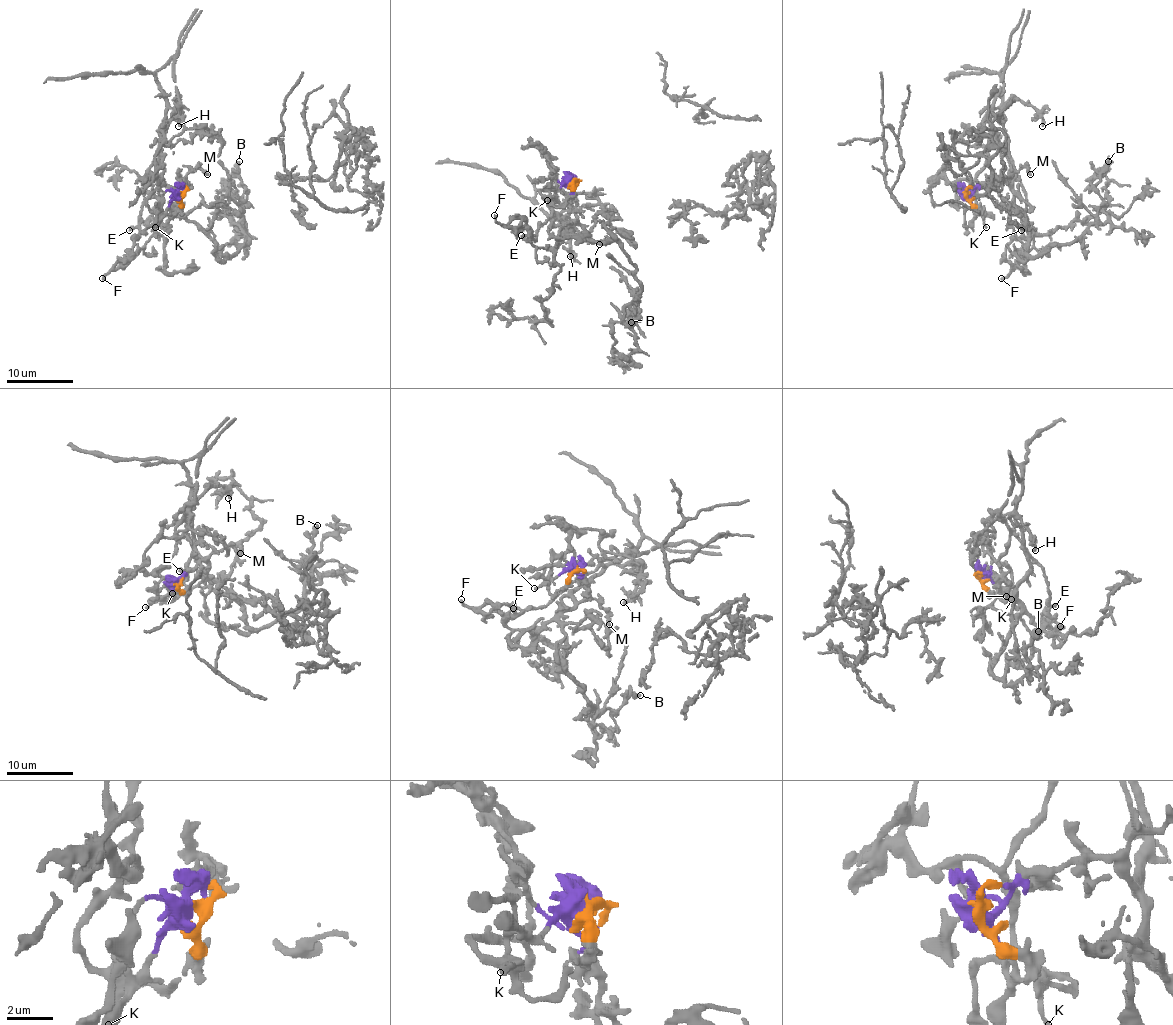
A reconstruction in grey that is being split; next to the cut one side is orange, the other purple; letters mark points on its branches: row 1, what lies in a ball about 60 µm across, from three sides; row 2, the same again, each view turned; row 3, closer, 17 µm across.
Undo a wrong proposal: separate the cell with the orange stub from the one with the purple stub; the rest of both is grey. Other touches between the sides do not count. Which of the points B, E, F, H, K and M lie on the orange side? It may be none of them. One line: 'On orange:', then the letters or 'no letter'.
On orange: E, F, K

